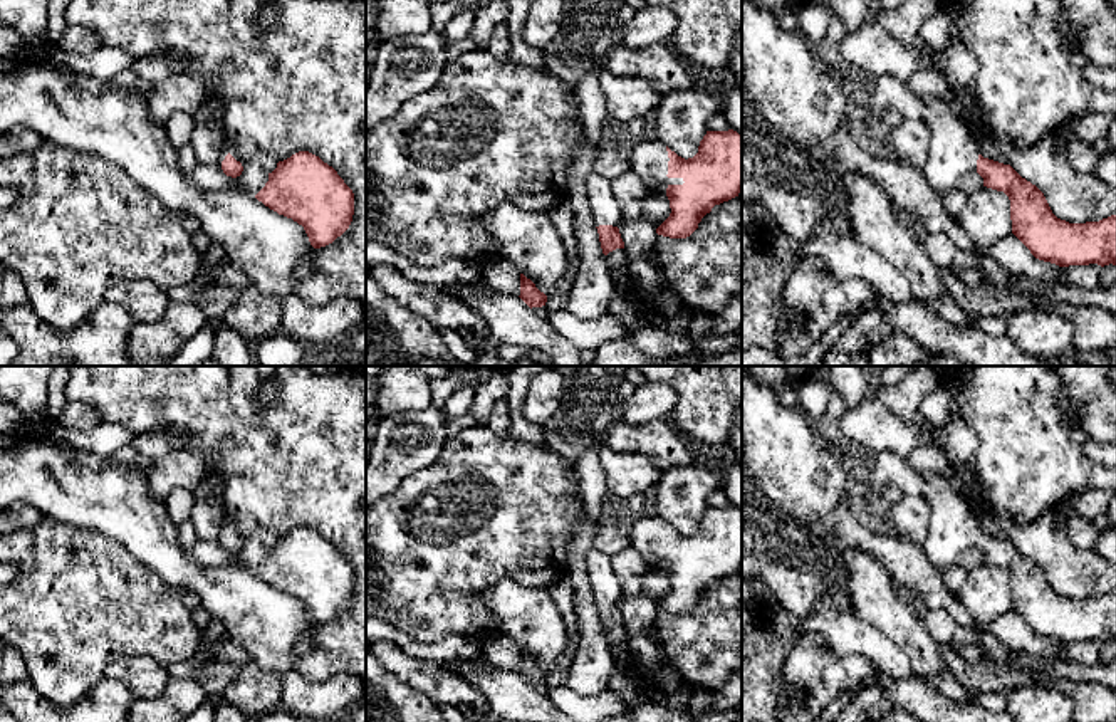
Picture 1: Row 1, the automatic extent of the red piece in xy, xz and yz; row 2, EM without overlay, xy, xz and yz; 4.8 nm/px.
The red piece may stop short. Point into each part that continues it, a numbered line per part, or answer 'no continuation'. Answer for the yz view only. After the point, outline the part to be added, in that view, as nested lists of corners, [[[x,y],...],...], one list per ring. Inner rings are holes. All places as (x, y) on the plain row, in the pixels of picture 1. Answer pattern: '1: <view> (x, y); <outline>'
1: yz (952, 529); [[[920,475],[923,479],[920,494],[930,505],[923,551],[935,569],[943,569],[957,564],[963,551],[977,547],[978,522],[947,475]]]

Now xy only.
1: xy (229, 523); [[[227,517],[225,522],[223,522],[223,529],[222,529],[220,539],[218,539],[220,542],[222,542],[222,537],[225,536],[225,532],[227,532],[228,529],[230,529],[237,537],[240,537],[242,542],[243,542],[243,536],[238,532],[238,529],[237,529],[237,526],[235,526],[235,519],[230,519],[230,517]]]

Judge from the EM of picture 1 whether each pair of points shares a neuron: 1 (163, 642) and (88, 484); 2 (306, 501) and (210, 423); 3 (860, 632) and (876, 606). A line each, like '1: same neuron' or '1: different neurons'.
1: different neurons
2: same neuron
3: different neurons

